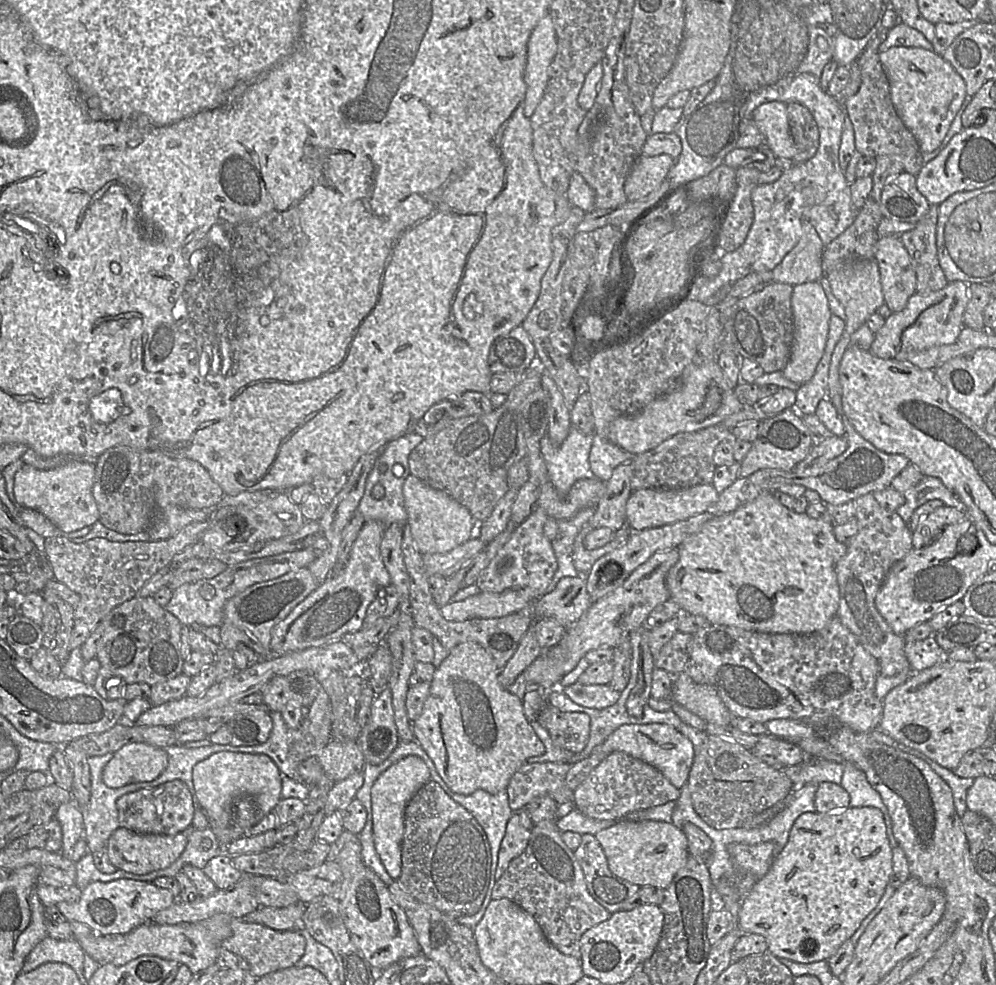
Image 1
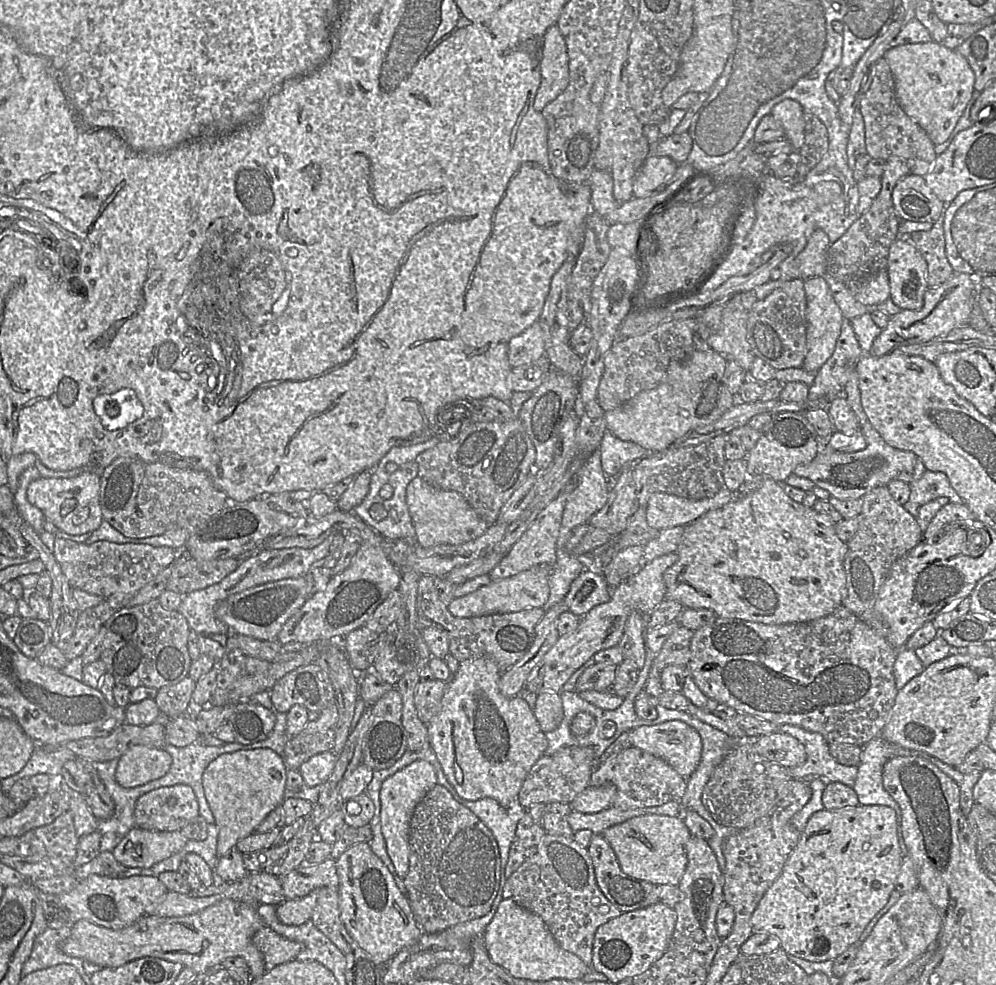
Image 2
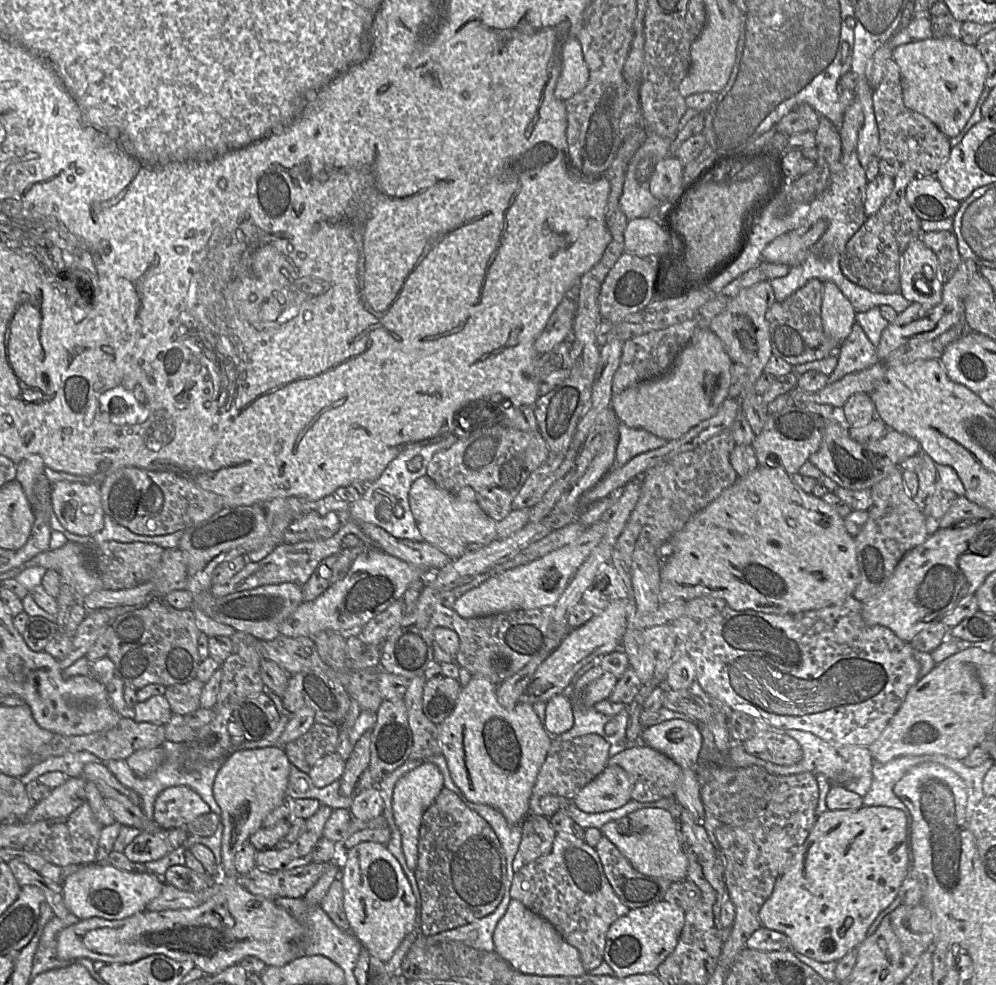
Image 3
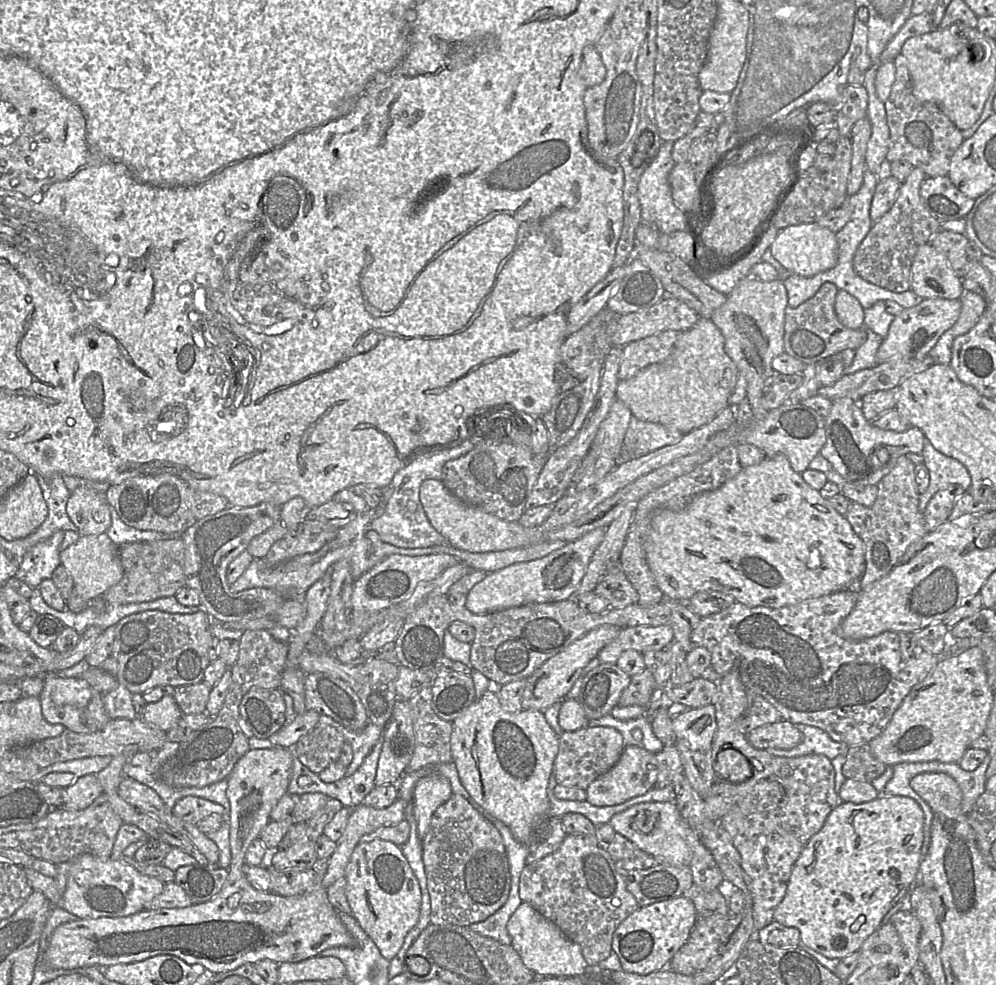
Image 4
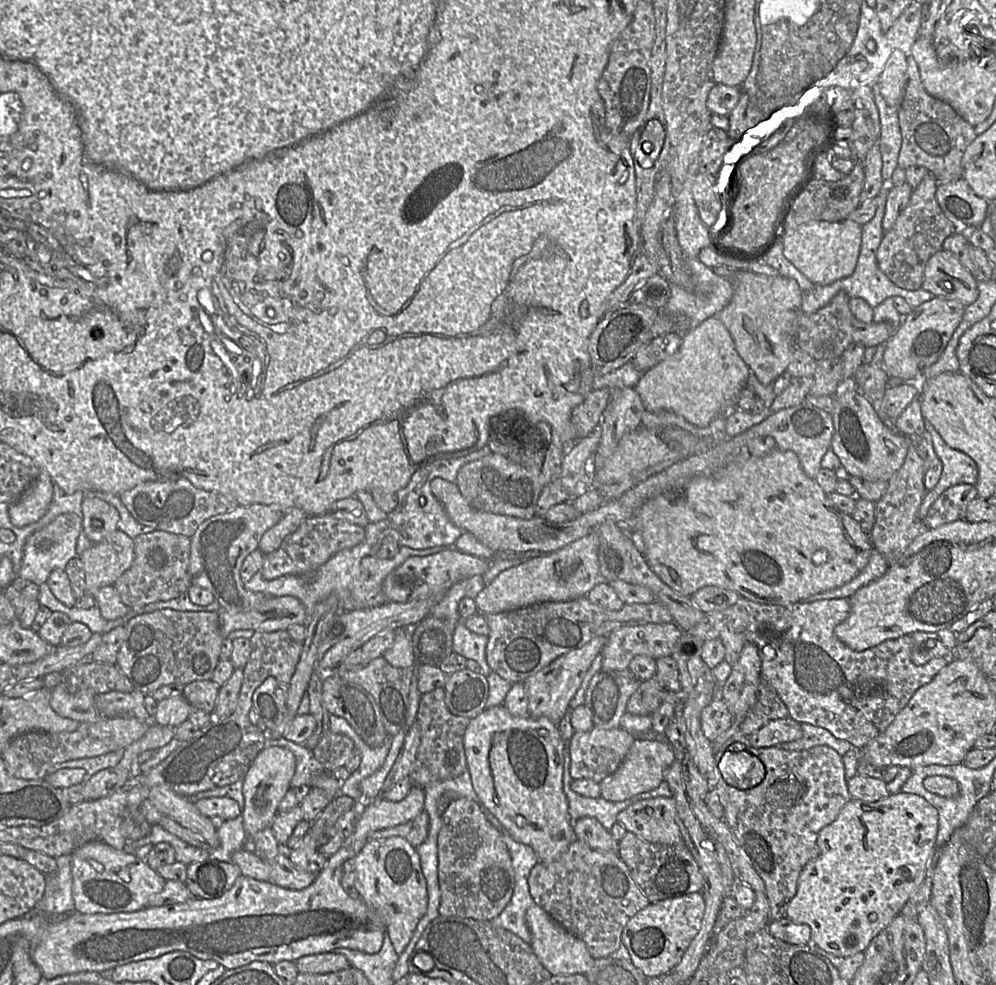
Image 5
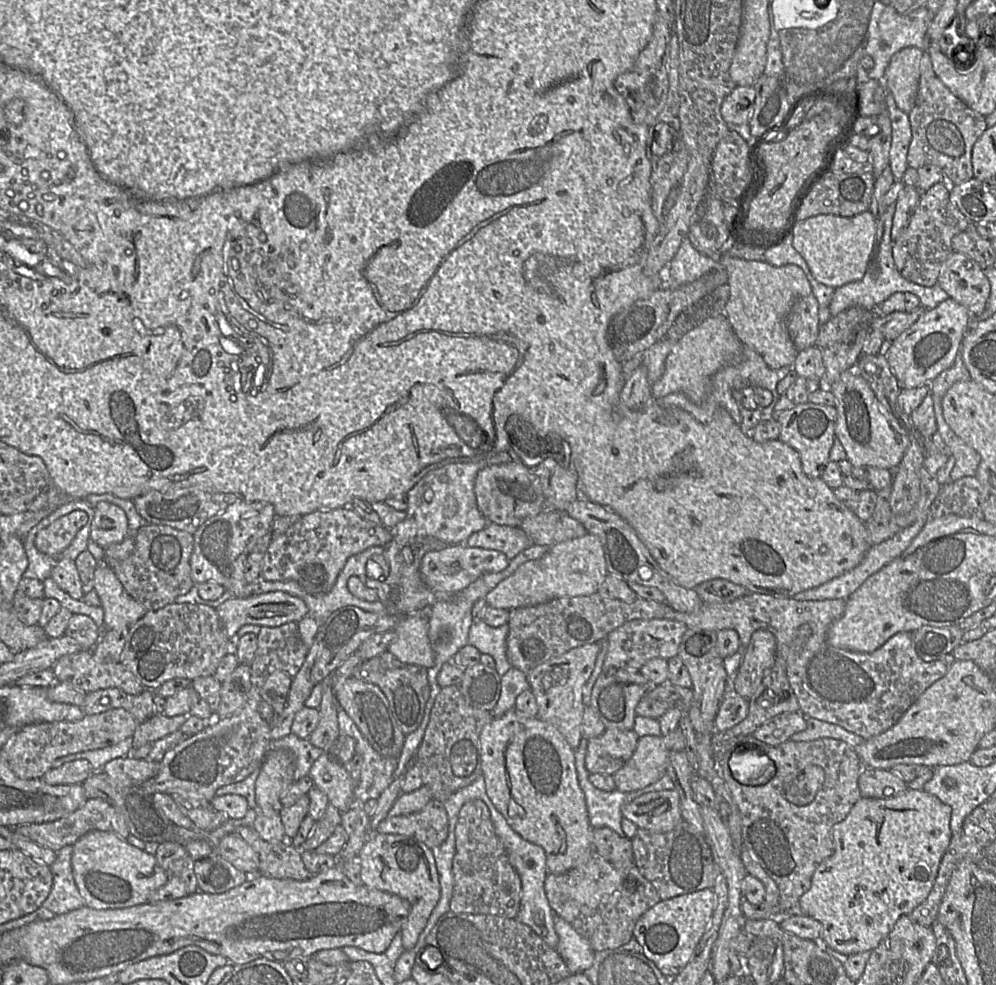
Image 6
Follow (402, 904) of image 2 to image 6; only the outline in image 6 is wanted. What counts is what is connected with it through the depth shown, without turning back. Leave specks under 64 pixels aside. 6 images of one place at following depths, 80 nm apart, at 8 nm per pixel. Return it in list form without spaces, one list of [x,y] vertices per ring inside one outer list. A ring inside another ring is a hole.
[[[376,833],[365,842],[358,856],[363,885],[395,894],[410,903],[410,913],[399,933],[404,950],[412,948],[440,898],[439,873],[432,847],[411,836]]]

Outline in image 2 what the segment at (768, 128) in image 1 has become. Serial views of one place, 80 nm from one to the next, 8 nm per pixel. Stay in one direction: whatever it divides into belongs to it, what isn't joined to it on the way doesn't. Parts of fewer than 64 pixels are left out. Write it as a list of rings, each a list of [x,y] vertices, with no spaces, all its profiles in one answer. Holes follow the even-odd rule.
[[[785,99],[772,108],[770,115],[782,125],[784,138],[794,150],[800,149],[804,143],[804,108],[795,100]]]

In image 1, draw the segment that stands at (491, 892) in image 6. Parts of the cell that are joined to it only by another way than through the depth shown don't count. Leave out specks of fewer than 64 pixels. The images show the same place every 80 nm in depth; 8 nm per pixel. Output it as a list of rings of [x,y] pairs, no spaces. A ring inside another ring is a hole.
[[[432,780],[409,800],[404,811],[400,886],[418,902],[457,919],[476,914],[494,883],[495,869],[487,836],[464,807]]]

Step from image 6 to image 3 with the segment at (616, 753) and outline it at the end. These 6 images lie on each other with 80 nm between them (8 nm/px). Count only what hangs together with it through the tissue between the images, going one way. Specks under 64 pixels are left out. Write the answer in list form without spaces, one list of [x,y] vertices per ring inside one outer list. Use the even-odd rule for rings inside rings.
[[[595,733],[567,741],[553,739],[552,746],[533,786],[532,798],[554,795],[573,799],[582,788],[605,770],[611,756],[611,745],[602,736]]]

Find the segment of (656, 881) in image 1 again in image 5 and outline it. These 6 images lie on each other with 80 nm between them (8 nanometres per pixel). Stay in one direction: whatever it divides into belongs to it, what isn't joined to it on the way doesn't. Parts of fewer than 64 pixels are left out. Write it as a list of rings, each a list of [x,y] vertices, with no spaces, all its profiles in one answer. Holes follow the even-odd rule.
[[[655,797],[635,802],[617,815],[617,823],[627,832],[657,844],[683,842],[673,797]]]

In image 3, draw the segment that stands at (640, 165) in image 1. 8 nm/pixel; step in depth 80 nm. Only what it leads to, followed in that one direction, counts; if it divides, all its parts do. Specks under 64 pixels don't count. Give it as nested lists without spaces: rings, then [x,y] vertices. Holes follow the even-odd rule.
[[[669,155],[658,162],[648,179],[649,190],[662,204],[674,205],[685,192],[683,186],[684,164]]]

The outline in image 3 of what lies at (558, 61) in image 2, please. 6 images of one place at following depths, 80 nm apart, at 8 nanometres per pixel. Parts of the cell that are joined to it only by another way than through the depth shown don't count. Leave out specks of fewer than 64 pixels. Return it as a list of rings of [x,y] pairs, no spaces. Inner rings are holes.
[[[566,39],[561,49],[562,72],[555,88],[555,96],[567,100],[582,91],[589,80],[589,68],[578,40]]]

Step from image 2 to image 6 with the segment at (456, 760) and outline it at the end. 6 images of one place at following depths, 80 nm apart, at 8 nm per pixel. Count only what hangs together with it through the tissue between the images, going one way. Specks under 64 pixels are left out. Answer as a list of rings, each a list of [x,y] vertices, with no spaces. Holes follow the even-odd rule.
[[[514,709],[486,725],[479,736],[481,777],[487,796],[509,826],[523,839],[543,848],[549,873],[563,874],[587,863],[594,854],[593,827],[580,787],[575,764],[575,749],[552,724],[518,714]]]

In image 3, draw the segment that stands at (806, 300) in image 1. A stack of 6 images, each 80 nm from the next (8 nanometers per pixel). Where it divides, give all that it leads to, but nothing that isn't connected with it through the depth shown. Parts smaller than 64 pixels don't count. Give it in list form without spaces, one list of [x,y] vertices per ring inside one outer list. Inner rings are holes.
[[[824,282],[821,319],[825,334],[842,344],[856,323],[856,314],[840,289],[831,282]]]

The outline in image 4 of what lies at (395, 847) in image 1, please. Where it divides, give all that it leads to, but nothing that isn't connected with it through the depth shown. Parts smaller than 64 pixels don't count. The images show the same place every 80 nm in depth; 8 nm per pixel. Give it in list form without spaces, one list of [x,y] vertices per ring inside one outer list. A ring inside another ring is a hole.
[[[426,776],[416,783],[413,790],[411,816],[418,838],[430,823],[435,810],[452,794],[450,784],[443,776]]]

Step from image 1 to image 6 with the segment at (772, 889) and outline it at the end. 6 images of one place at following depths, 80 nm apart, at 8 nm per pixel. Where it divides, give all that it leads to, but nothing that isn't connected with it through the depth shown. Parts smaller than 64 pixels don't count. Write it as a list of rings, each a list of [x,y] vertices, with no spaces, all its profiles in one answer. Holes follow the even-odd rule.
[[[907,789],[902,794],[893,798],[861,798],[853,805],[847,817],[832,827],[833,854],[817,866],[812,876],[811,886],[809,890],[799,898],[795,911],[808,915],[822,924],[820,940],[832,950],[846,956],[872,951],[892,930],[901,916],[910,914],[918,905],[925,901],[930,894],[938,876],[941,859],[951,841],[951,813],[952,809],[950,806],[944,804],[939,798],[923,789]]]

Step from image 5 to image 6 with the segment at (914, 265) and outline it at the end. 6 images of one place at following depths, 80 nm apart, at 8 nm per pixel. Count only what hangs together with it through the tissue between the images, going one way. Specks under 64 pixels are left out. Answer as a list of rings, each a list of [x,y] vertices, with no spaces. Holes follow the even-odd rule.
[[[944,180],[921,192],[920,201],[907,226],[900,231],[892,244],[892,257],[898,272],[908,281],[930,287],[937,285],[940,270],[954,253],[951,242],[955,235],[965,232],[969,221],[951,203],[950,188],[953,182]]]

